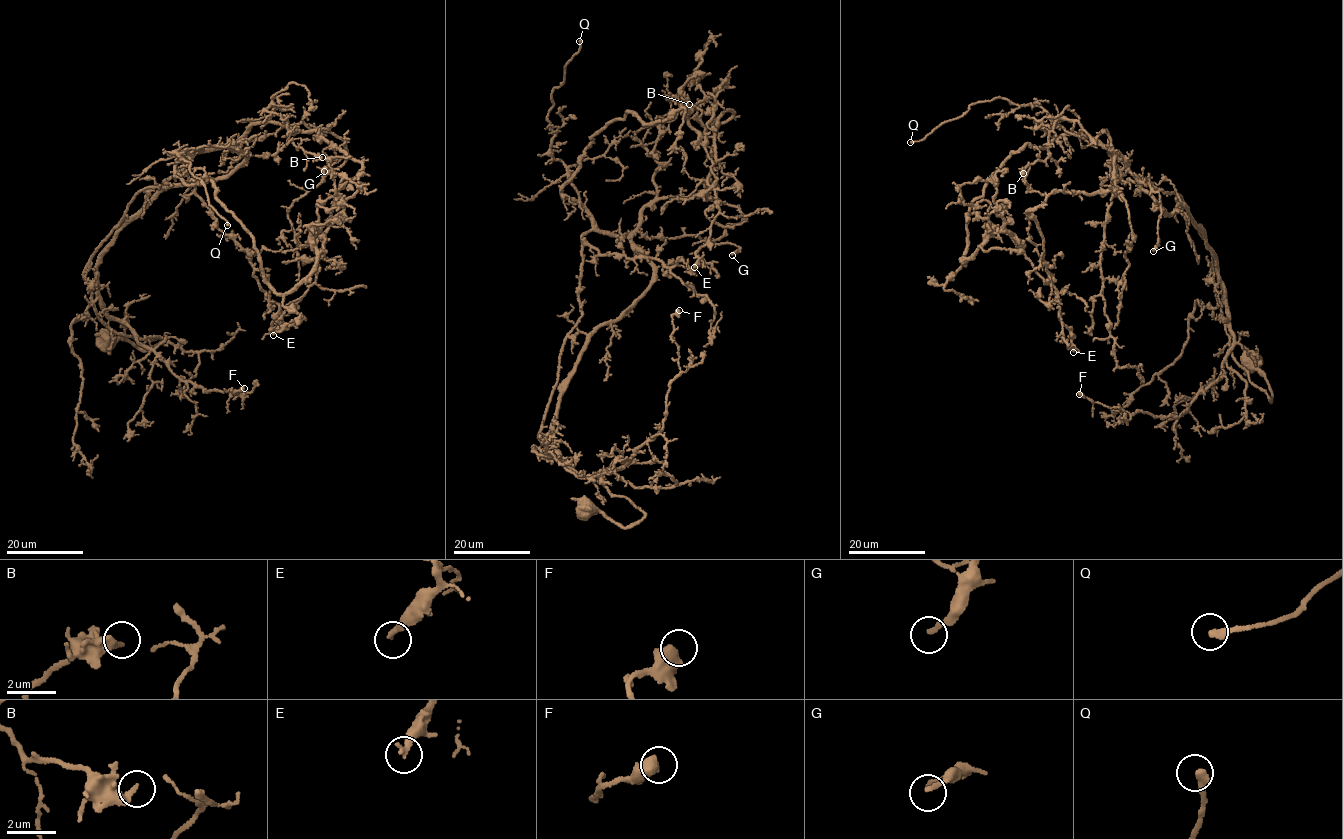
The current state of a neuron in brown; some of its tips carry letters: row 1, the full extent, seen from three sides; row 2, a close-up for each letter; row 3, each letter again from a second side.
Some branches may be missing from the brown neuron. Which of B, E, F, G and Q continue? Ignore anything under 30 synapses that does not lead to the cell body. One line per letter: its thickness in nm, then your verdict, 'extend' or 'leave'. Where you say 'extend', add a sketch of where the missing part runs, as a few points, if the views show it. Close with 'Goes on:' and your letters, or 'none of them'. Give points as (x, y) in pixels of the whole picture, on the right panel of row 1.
B: calibre 240 nm; leave
E: calibre 260 nm; leave
F: calibre 600 nm; leave
G: calibre 190 nm; leave
Q: calibre 280 nm; extend; course (910, 142), (893, 155), (897, 160), (901, 156), (902, 149), (887, 172), (908, 174)
Goes on: Q

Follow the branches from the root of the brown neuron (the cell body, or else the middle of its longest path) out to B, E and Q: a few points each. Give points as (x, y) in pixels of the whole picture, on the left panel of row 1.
B: (101, 338), (162, 341), (110, 327), (96, 279), (154, 195), (241, 164), (276, 97), (322, 157)
E: (101, 338), (162, 341), (109, 326), (97, 264), (119, 224), (227, 174), (269, 121), (362, 167), (273, 335)
Q: (101, 338), (162, 341), (107, 326), (82, 272), (134, 194), (199, 150), (176, 151), (227, 225)

